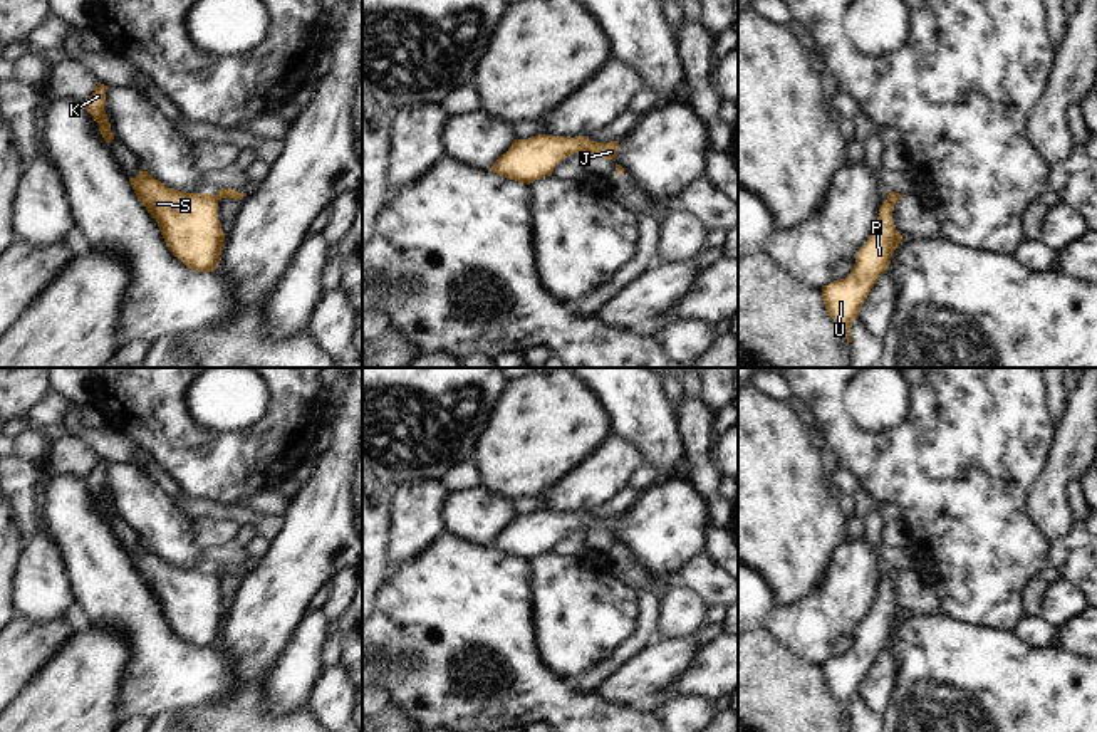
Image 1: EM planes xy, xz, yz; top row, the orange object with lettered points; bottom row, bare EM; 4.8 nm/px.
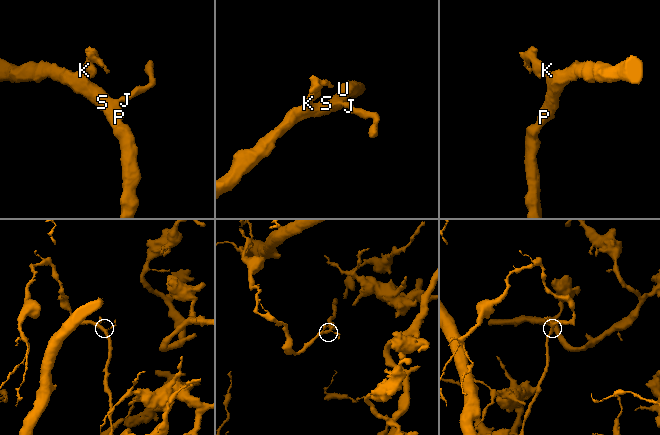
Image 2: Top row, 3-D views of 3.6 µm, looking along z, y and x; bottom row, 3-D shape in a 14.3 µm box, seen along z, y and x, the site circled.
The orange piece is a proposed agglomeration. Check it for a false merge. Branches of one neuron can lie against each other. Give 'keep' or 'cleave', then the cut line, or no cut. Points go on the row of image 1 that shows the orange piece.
keep; cut none

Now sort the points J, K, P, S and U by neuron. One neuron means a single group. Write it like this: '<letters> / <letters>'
J K P S U

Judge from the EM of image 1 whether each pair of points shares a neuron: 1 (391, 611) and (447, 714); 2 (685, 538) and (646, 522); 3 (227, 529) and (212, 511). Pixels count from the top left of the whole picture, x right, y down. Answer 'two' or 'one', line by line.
1: one
2: one
3: two

